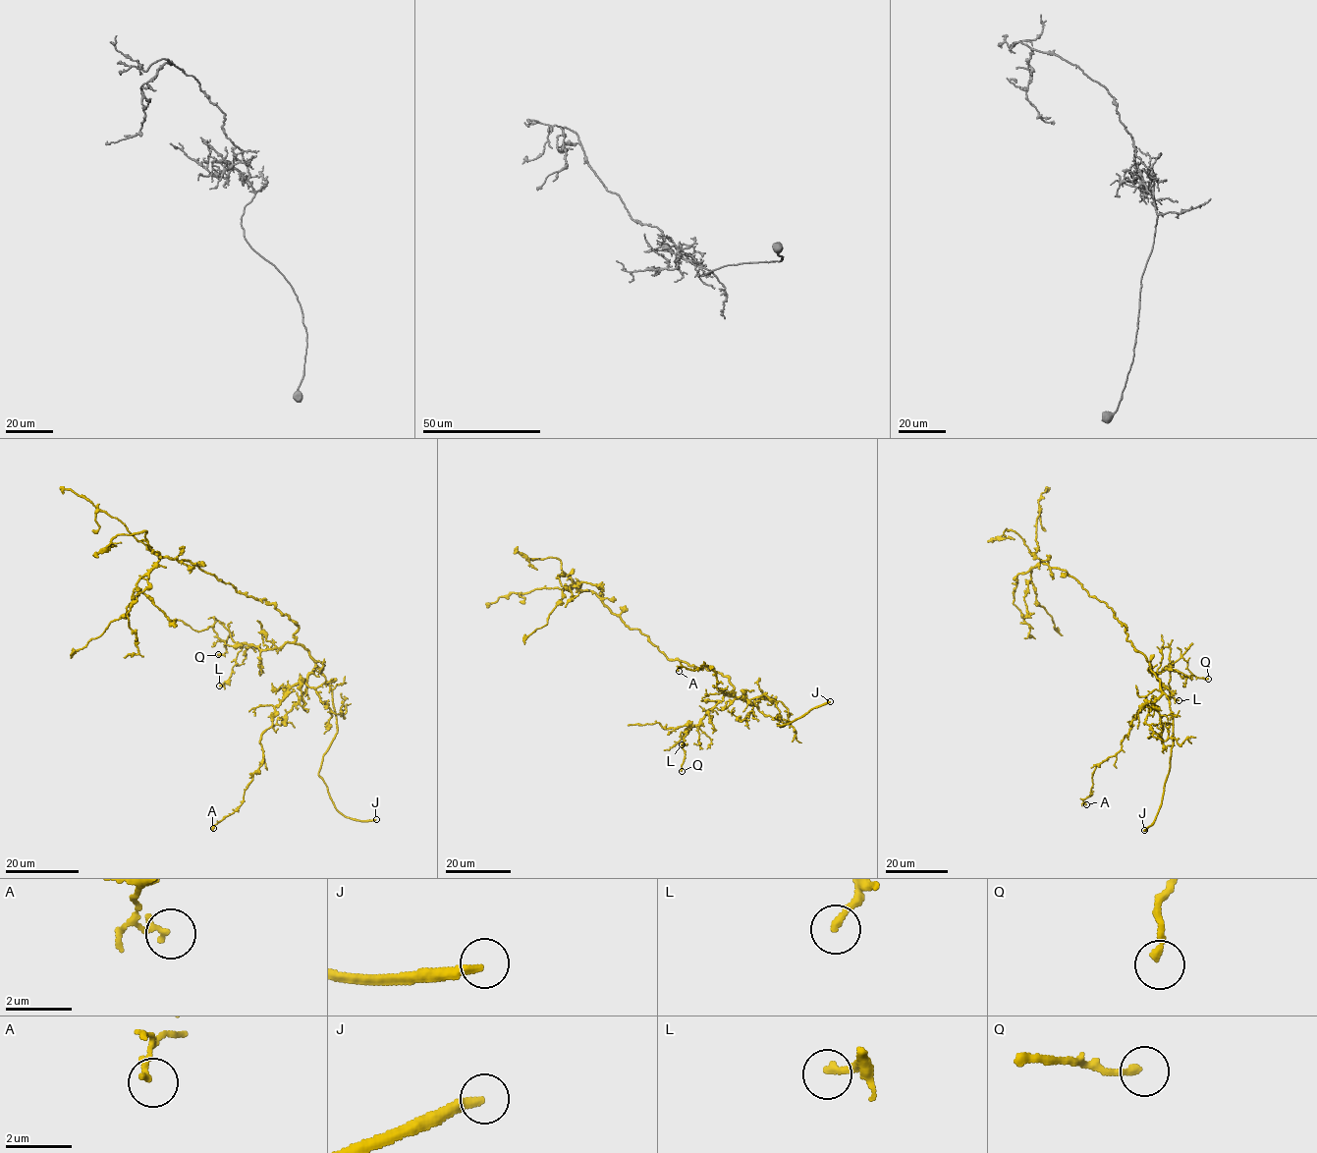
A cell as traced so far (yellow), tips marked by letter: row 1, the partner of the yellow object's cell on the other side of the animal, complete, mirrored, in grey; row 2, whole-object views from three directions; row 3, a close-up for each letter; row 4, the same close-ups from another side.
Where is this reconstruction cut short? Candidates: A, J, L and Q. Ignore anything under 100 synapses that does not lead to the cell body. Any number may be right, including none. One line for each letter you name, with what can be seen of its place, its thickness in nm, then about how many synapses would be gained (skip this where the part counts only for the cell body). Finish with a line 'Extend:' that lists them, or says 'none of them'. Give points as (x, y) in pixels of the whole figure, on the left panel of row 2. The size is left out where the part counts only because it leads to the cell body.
J: (376, 819) | 280 nm
Extend: J

